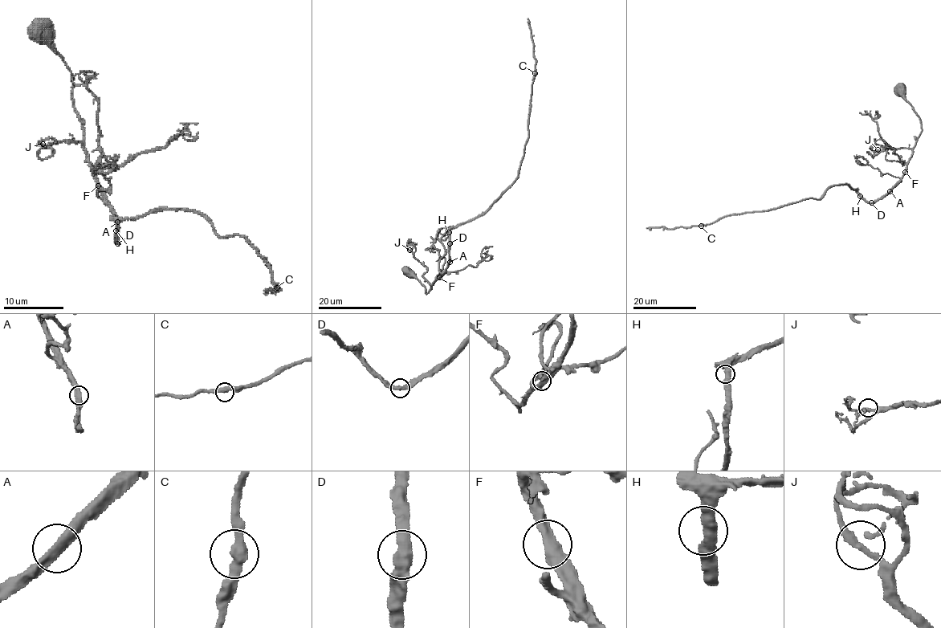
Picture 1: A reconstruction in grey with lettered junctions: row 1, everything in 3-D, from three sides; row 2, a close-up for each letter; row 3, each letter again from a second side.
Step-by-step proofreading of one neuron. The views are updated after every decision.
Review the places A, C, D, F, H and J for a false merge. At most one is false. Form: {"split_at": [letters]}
{"split_at": []}

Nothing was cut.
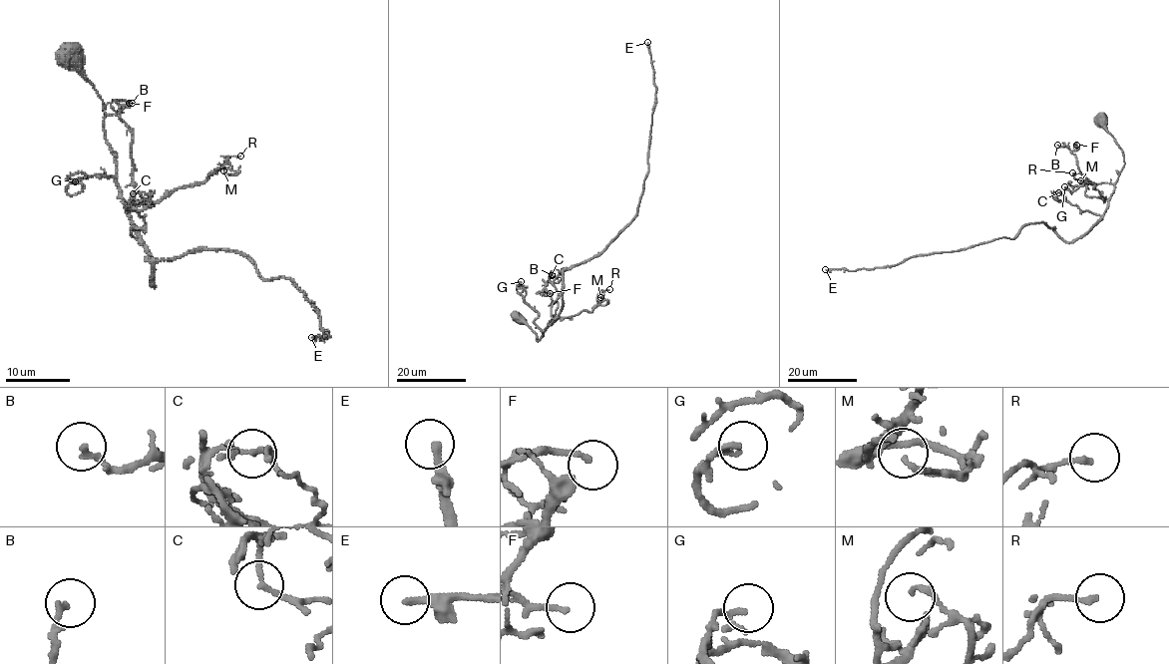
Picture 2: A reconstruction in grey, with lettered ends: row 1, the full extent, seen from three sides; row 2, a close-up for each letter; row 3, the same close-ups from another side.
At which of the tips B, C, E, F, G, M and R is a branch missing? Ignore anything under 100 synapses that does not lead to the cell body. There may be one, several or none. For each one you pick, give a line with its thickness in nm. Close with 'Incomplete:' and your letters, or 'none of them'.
E: 220 nm thick
Incomplete: E

